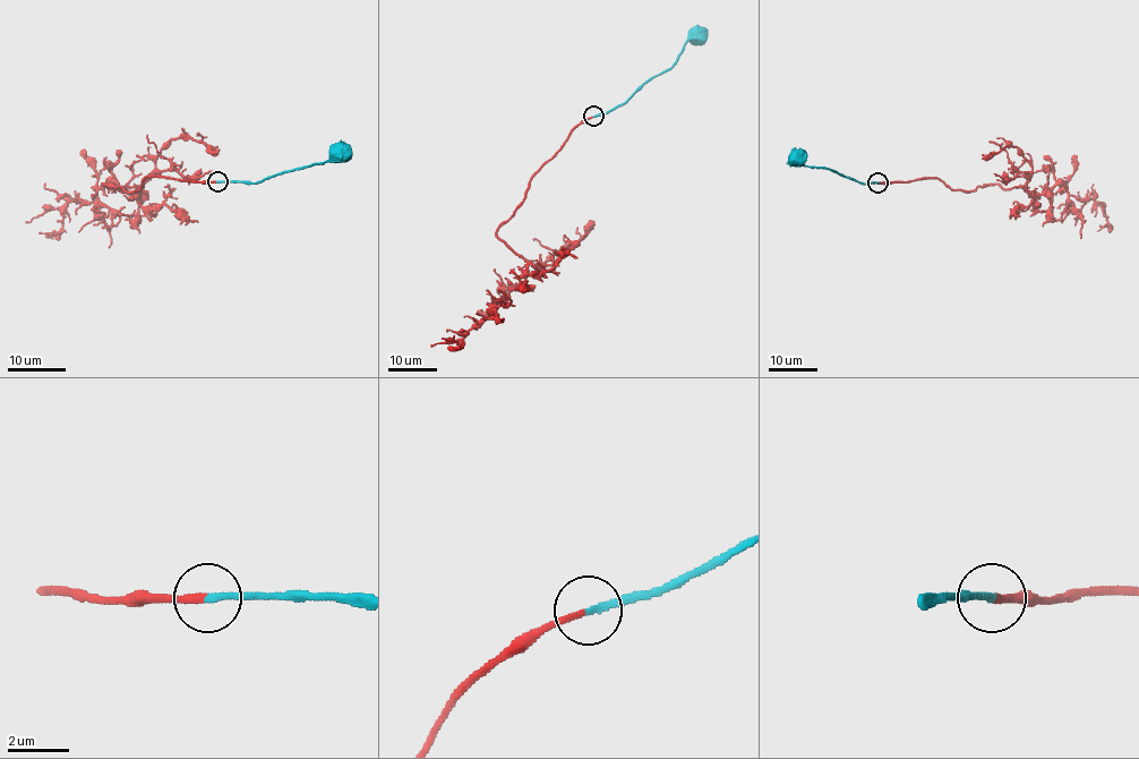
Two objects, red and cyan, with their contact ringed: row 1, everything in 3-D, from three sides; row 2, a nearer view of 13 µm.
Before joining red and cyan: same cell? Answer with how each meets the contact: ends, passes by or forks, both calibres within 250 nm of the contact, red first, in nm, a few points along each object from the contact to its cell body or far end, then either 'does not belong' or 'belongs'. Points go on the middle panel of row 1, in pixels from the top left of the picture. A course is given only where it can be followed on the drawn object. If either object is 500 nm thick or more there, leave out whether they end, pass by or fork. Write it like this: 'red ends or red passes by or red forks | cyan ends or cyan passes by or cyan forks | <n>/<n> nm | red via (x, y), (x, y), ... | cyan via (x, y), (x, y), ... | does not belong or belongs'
red ends | cyan ends | 240/240 nm | red via (593, 116), (536, 173), (524, 201), (496, 232), (527, 263), (524, 280), (489, 308), (461, 344), (442, 338) | cyan via (593, 116), (623, 104), (644, 83), (666, 71), (685, 43), (695, 41), (698, 34) | belongs

